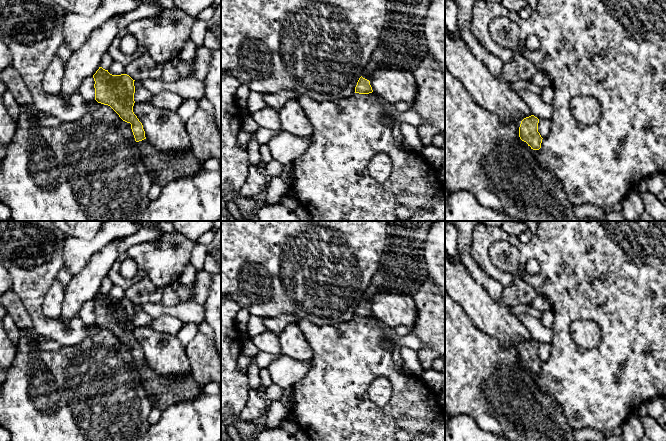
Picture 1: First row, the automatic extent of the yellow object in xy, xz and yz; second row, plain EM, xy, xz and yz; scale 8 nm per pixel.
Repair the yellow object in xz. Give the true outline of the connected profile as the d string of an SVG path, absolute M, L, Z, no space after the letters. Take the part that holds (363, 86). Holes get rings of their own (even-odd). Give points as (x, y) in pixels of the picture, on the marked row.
M387 0L387 14L380 36L380 43L364 68L355 87L355 93L372 93L370 82L373 73L381 67L405 70L413 73L428 56L428 44L424 33L424 20L432 0Z

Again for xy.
M99 67L93 78L95 100L110 106L123 121L131 124L142 162L153 184L162 187L172 180L192 177L203 169L203 163L193 152L172 156L159 152L148 142L143 125L133 112L135 80L129 75L112 75Z

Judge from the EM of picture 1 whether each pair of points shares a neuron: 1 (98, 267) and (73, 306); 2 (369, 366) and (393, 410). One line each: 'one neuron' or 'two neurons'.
1: one neuron
2: one neuron

